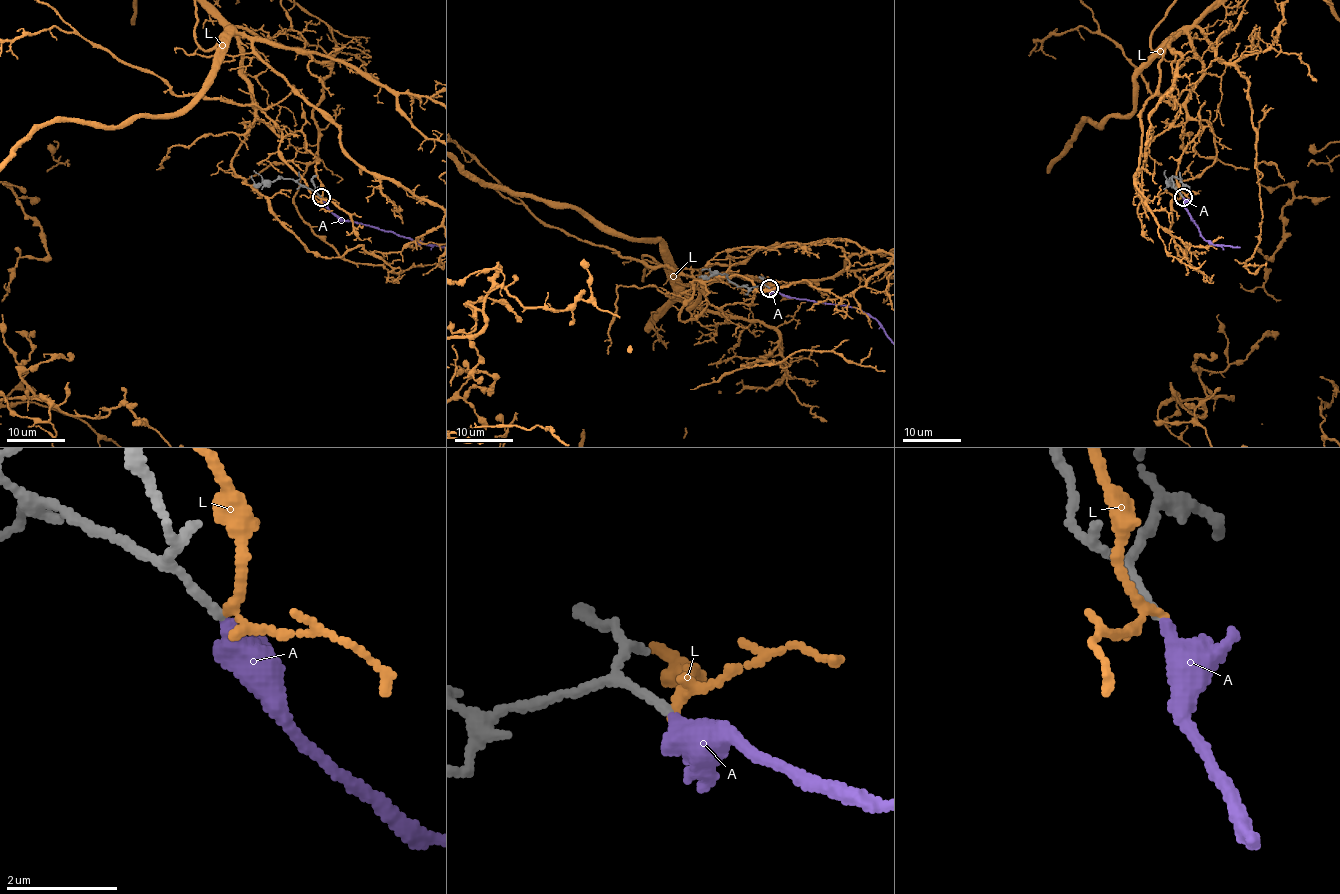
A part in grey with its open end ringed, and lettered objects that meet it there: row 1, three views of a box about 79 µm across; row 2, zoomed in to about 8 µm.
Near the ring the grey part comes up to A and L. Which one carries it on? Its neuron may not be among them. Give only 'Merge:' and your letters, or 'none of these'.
Merge: A

